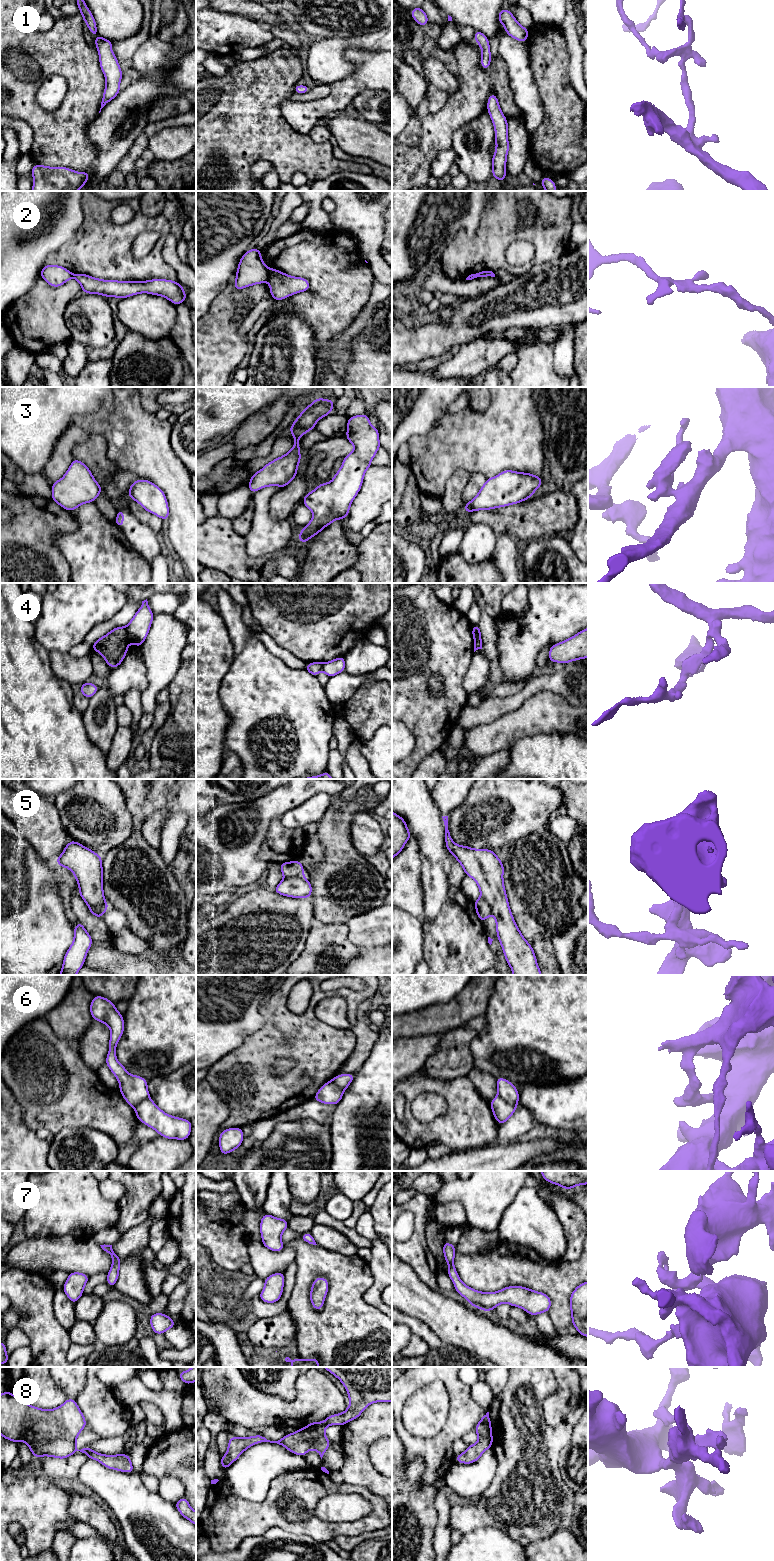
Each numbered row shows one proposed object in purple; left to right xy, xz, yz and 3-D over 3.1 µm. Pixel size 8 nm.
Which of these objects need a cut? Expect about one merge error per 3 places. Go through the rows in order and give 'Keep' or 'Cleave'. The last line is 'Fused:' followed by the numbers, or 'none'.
1: Keep
2: Cleave
3: Keep
4: Cleave
5: Cleave
6: Cleave
7: Keep
8: Keep
Fused: 2, 4, 5, 6

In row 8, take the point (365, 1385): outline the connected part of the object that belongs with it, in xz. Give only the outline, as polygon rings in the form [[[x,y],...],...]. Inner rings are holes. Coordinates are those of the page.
[[[323,1367],[334,1376],[336,1376],[347,1390],[350,1405],[347,1410],[341,1414],[328,1416],[323,1422],[311,1422],[305,1428],[296,1430],[292,1434],[286,1434],[278,1441],[267,1440],[263,1435],[259,1434],[251,1437],[235,1437],[229,1438],[228,1450],[221,1457],[220,1462],[224,1471],[249,1447],[261,1442],[277,1443],[287,1448],[296,1455],[305,1456],[310,1449],[315,1449],[321,1459],[328,1449],[331,1442],[325,1436],[325,1428],[328,1425],[345,1425],[349,1421],[358,1418],[363,1409],[374,1402],[391,1402],[392,1401],[392,1367]]]

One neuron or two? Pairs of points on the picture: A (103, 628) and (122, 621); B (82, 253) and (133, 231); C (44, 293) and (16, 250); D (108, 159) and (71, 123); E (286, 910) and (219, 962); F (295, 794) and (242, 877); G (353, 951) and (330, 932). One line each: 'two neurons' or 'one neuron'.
A: one neuron
B: one neuron
C: two neurons
D: two neurons
E: one neuron
F: one neuron
G: one neuron

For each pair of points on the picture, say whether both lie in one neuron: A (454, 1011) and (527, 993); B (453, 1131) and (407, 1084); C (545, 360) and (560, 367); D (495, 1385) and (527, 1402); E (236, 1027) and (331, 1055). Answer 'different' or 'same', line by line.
A: different
B: same
C: different
D: different
E: different

